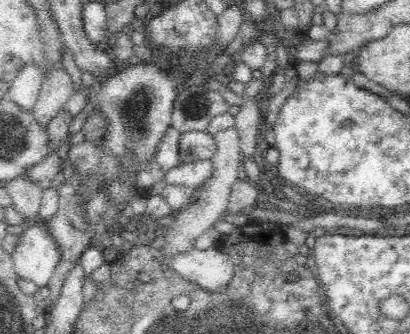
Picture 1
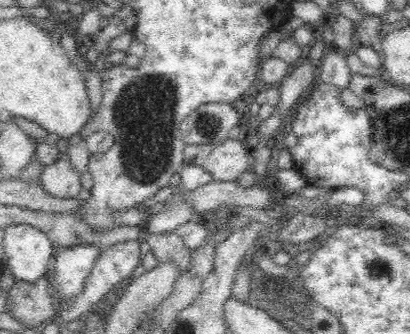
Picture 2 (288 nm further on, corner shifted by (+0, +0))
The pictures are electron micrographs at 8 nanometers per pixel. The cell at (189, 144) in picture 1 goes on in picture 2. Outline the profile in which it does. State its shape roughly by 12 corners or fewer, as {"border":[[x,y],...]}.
{"border":[[226,138],[202,168],[214,182],[236,182],[248,172],[248,146]]}

